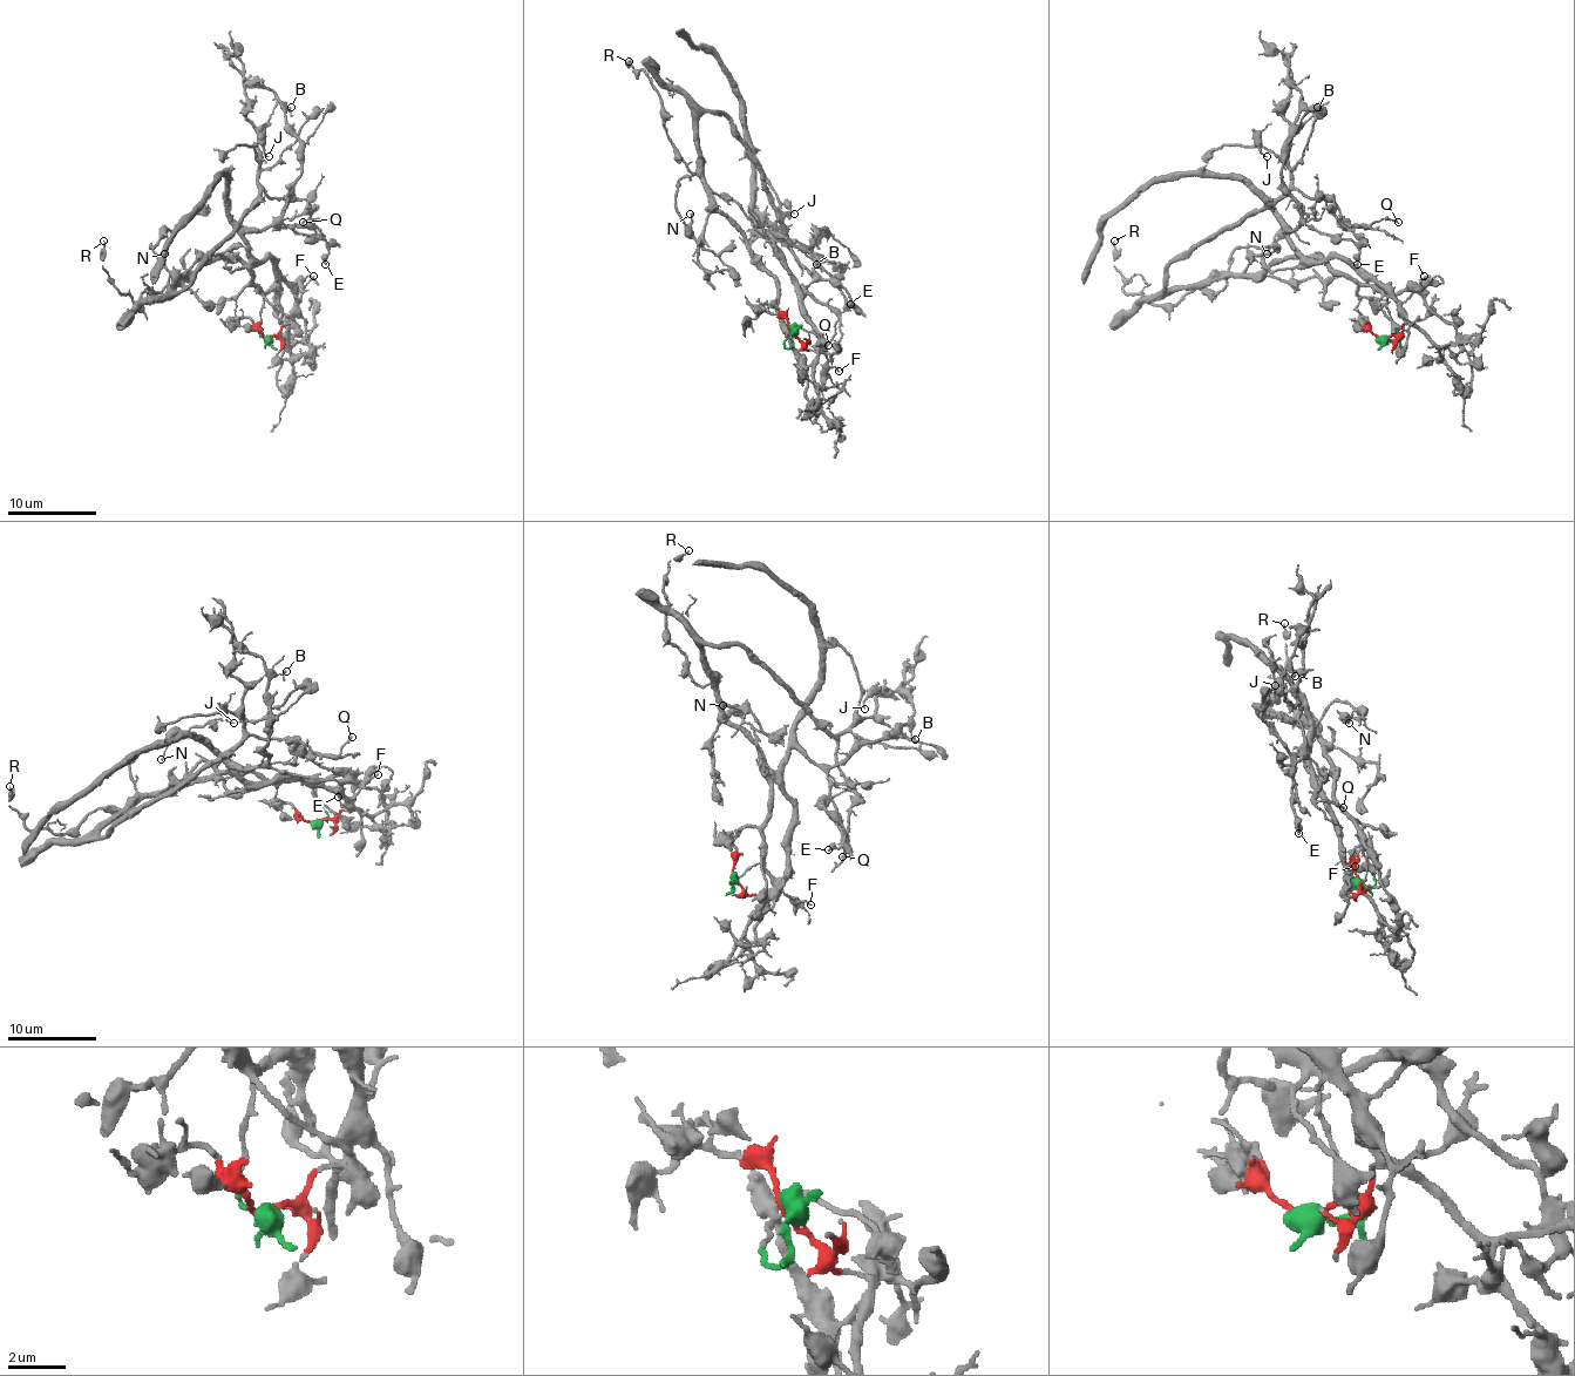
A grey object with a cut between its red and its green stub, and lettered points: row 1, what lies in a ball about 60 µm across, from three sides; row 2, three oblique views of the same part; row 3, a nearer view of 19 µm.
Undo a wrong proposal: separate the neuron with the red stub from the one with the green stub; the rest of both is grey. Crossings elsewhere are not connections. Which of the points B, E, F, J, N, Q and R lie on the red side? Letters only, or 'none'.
B, E, F

